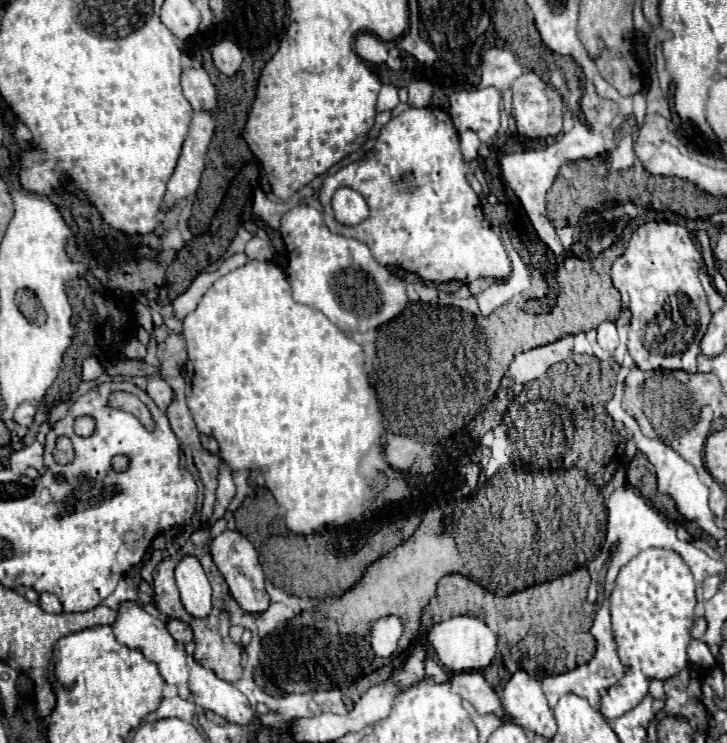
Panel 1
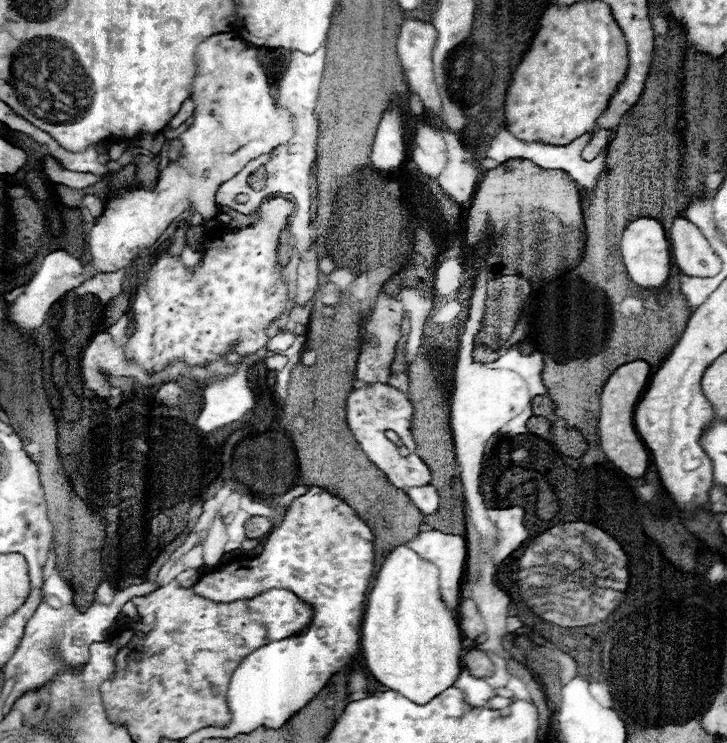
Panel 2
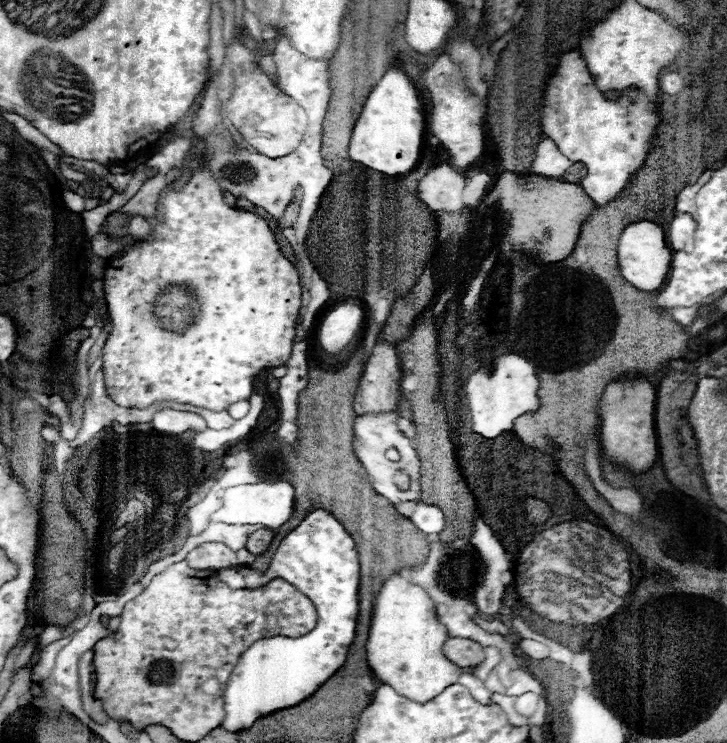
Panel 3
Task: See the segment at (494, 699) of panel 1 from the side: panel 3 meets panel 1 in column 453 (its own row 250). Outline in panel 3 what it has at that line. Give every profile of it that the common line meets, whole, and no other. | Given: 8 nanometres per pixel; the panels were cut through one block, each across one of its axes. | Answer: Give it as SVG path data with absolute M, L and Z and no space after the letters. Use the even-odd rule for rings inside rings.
M676 214L668 230L670 248L690 252L694 248L694 230L696 230L696 222L690 214Z

